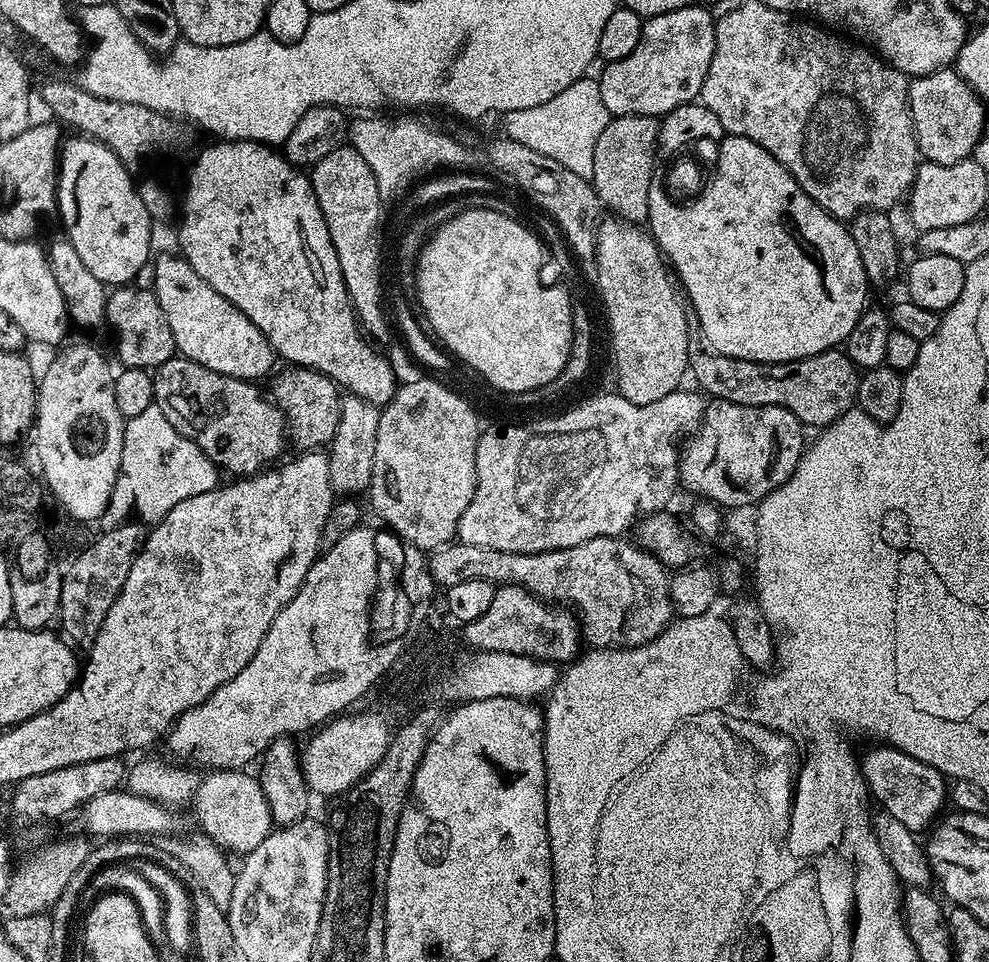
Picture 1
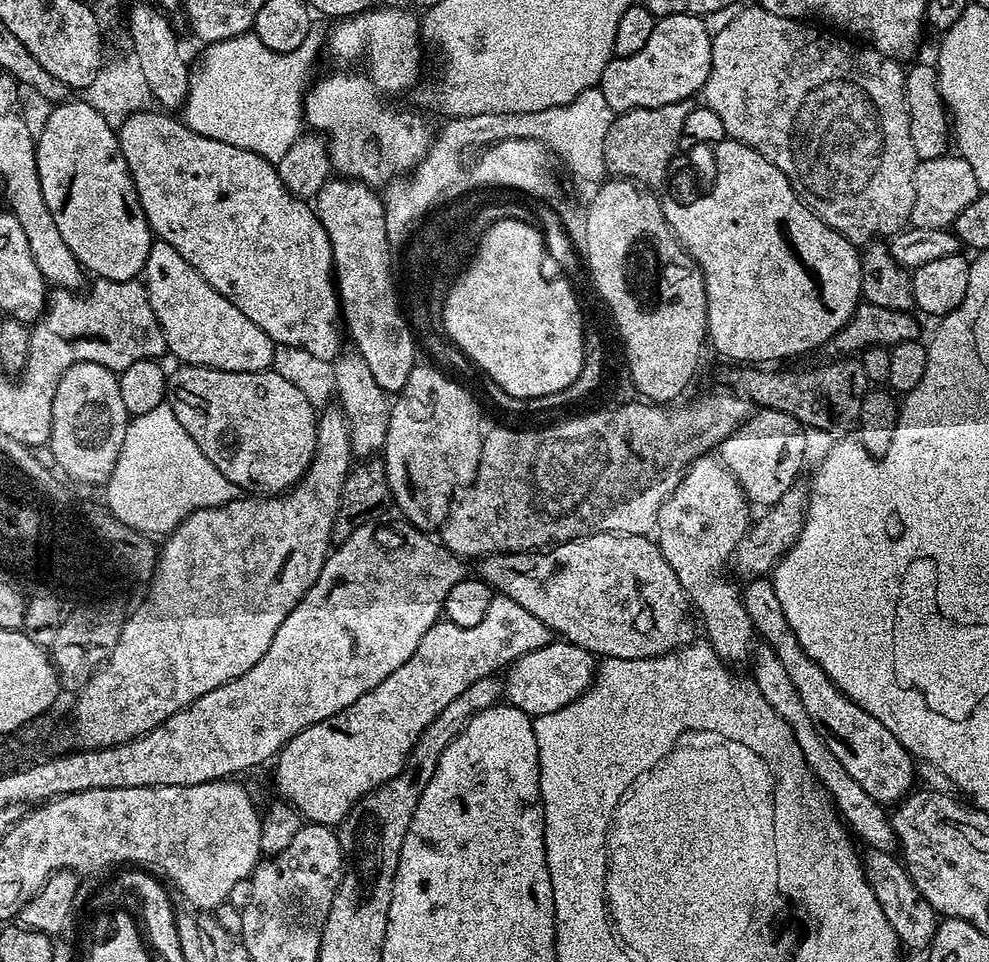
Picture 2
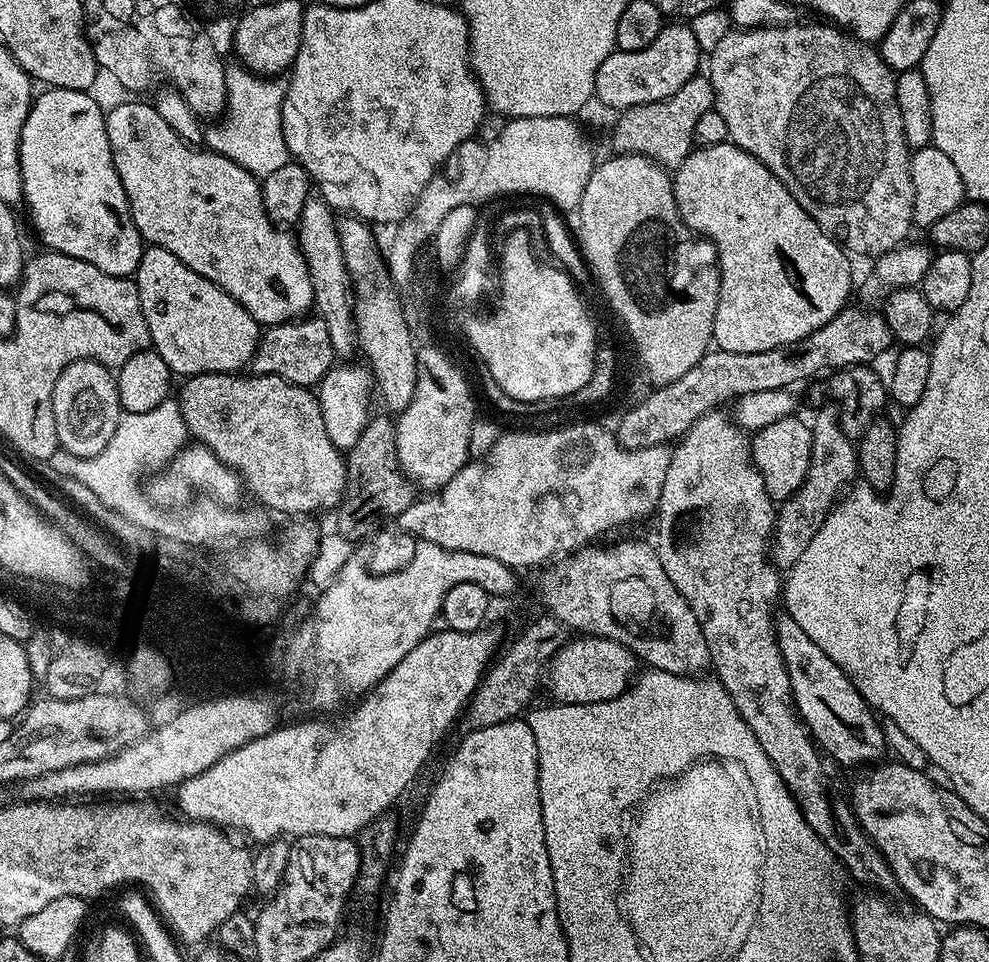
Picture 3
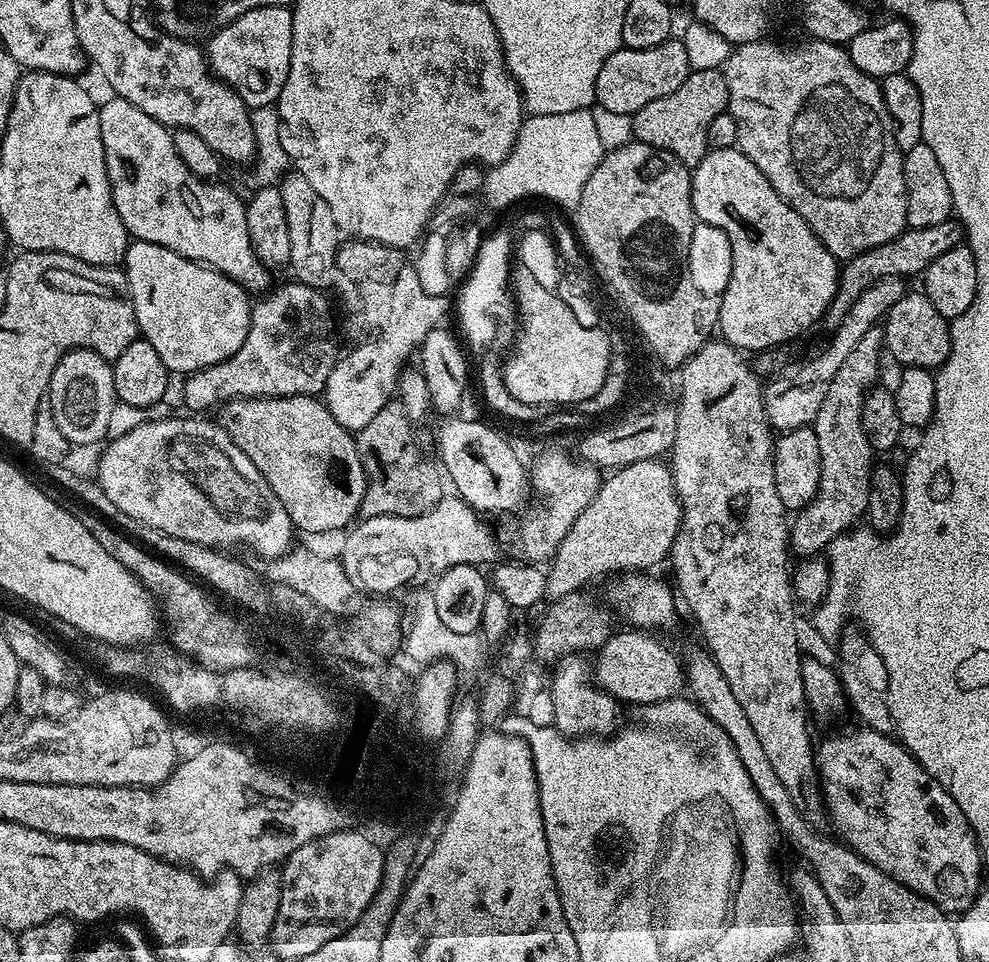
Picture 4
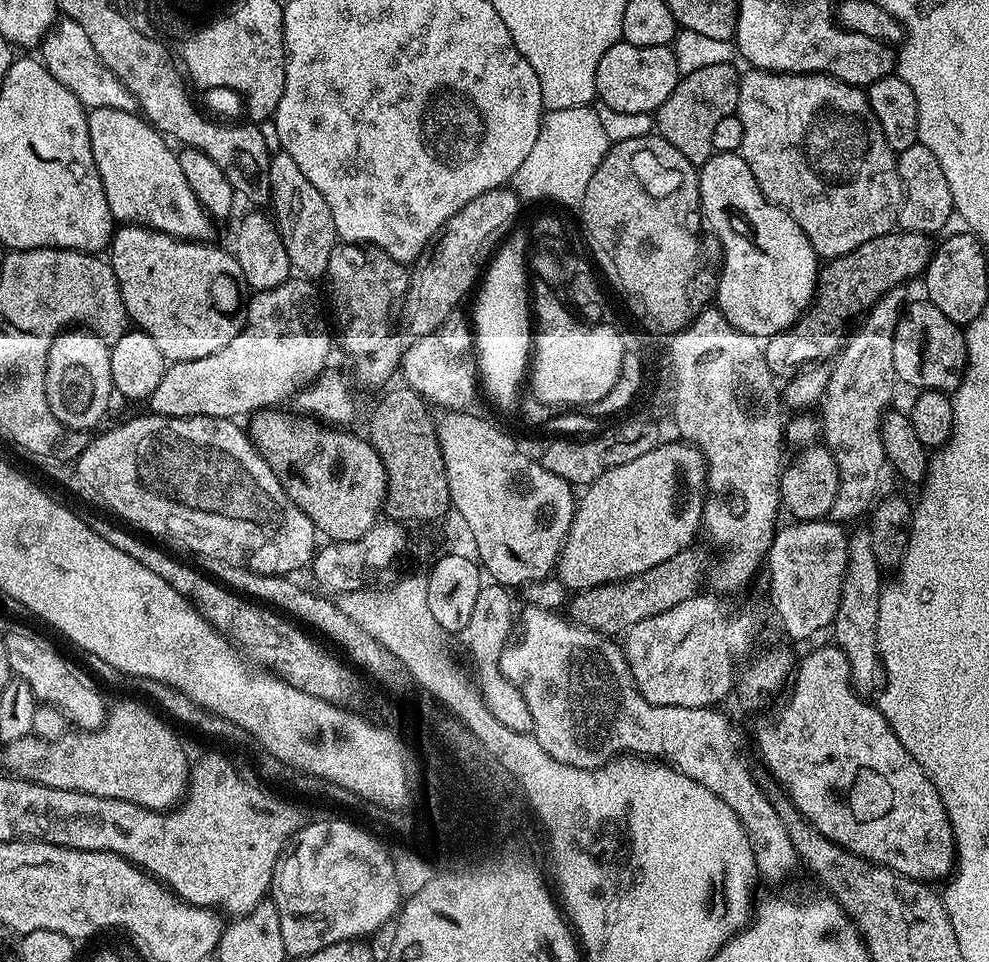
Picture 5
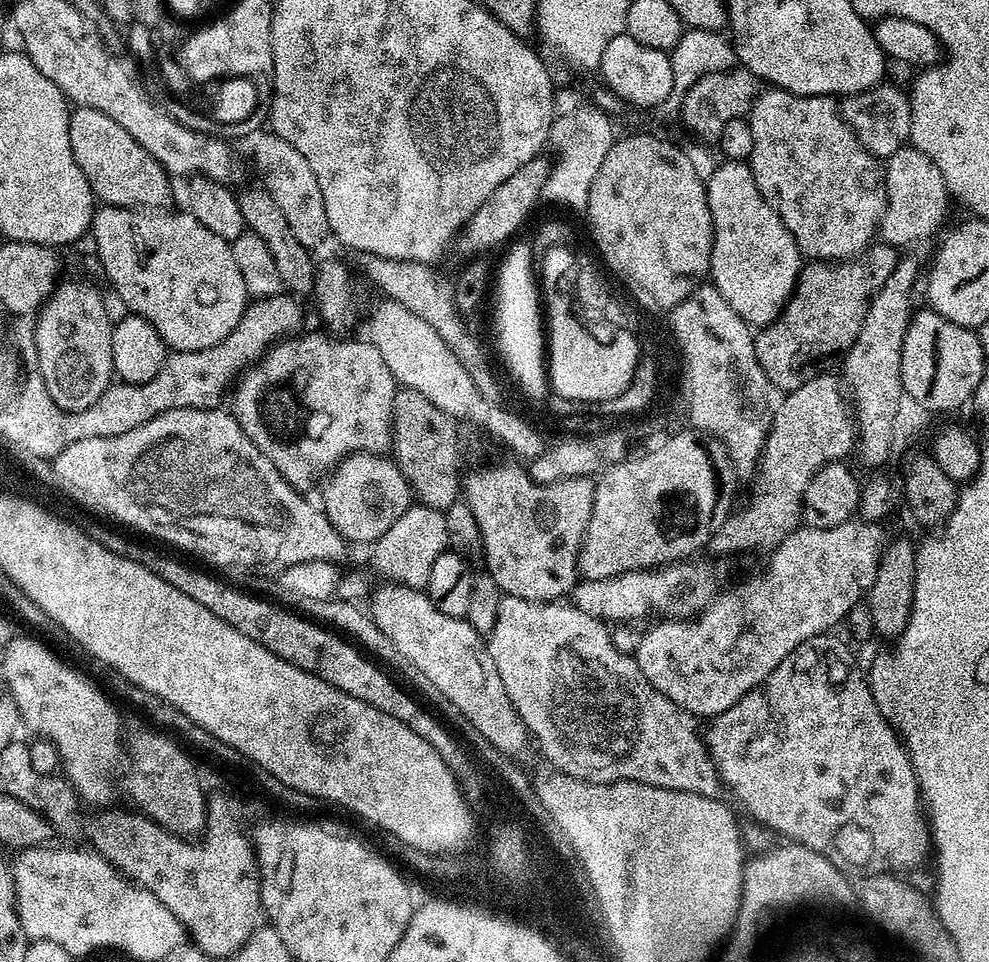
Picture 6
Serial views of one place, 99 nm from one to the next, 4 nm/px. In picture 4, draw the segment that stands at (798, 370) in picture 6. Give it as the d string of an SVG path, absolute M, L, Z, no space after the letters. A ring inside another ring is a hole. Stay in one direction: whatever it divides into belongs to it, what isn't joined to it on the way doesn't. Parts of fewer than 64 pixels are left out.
M949 218L946 222L938 222L938 226L907 227L890 242L886 242L882 246L874 246L854 258L843 261L836 281L836 293L830 302L828 311L824 314L823 327L826 326L828 330L835 330L846 318L846 314L854 301L876 280L881 280L887 276L919 277L928 269L930 262L934 262L934 258L946 254L946 250L954 250L964 239L963 227L955 219Z

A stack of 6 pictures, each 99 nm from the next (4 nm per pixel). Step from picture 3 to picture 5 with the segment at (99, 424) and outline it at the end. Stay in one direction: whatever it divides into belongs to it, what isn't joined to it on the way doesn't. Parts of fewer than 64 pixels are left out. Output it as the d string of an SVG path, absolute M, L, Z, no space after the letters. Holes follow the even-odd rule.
M64 330L50 346L45 372L46 398L58 422L68 428L92 430L103 416L109 415L107 402L113 390L110 378L110 348L105 340L89 330Z

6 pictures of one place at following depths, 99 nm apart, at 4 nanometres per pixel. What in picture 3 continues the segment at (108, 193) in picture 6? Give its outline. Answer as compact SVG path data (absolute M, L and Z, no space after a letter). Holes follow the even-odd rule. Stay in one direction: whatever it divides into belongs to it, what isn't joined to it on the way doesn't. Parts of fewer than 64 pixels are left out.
M128 99L132 100L107 109L104 125L106 138L110 138L114 170L118 170L134 226L145 245L170 250L170 254L186 262L194 274L202 274L202 278L226 290L261 326L303 317L313 307L308 267L300 253L299 239L288 233L291 231L274 226L266 214L261 181L230 158L178 138L151 103L139 104L136 101L139 99Z

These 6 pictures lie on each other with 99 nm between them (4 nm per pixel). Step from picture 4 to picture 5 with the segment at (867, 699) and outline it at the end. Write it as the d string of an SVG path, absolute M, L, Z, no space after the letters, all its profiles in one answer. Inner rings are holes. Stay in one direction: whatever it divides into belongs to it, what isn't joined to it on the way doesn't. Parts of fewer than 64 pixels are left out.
M861 530L857 536L853 535L848 541L848 566L842 584L842 598L838 602L838 614L834 614L830 625L830 633L834 639L835 647L846 654L850 665L851 684L857 693L865 698L870 694L877 695L883 691L885 682L884 664L881 662L879 648L876 645L878 638L878 606L880 605L880 590L882 587L882 569L878 558L874 558L874 542L867 530Z

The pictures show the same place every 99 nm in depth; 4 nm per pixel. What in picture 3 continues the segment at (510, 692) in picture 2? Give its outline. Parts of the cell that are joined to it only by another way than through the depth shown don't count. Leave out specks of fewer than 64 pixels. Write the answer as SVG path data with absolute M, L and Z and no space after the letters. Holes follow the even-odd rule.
M577 635L569 639L556 651L546 669L546 688L552 691L552 700L558 704L593 704L594 702L606 702L610 698L618 698L628 689L638 672L638 661L633 652L626 646L614 642L610 638L598 638L597 636Z

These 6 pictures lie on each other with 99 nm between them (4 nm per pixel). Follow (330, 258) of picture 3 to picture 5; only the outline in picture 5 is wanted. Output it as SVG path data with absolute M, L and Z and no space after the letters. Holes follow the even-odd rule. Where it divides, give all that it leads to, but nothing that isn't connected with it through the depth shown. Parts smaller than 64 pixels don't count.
M283 150L277 151L270 162L270 190L270 212L276 221L276 228L280 231L293 269L301 277L323 277L331 251L338 243L334 218L330 214L330 206L326 206L326 198L318 194L318 189L310 182L310 178L302 174L298 162L294 162L294 158L290 158L290 154Z

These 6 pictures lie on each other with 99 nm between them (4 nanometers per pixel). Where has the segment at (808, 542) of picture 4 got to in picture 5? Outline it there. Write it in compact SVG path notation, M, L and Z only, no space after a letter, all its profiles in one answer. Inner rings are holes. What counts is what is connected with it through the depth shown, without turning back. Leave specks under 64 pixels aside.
M904 286L890 290L874 307L868 309L862 320L864 325L857 332L855 329L851 333L838 359L832 364L828 392L822 401L822 409L824 408L822 443L825 448L830 449L834 462L838 466L838 498L834 500L830 513L831 519L836 522L858 519L864 511L865 515L878 500L876 491L880 488L880 475L883 474L884 468L886 469L880 425L884 422L885 412L893 407L892 395L895 394L896 388L898 389L894 370L894 330L898 326L906 301L909 299L908 290Z

